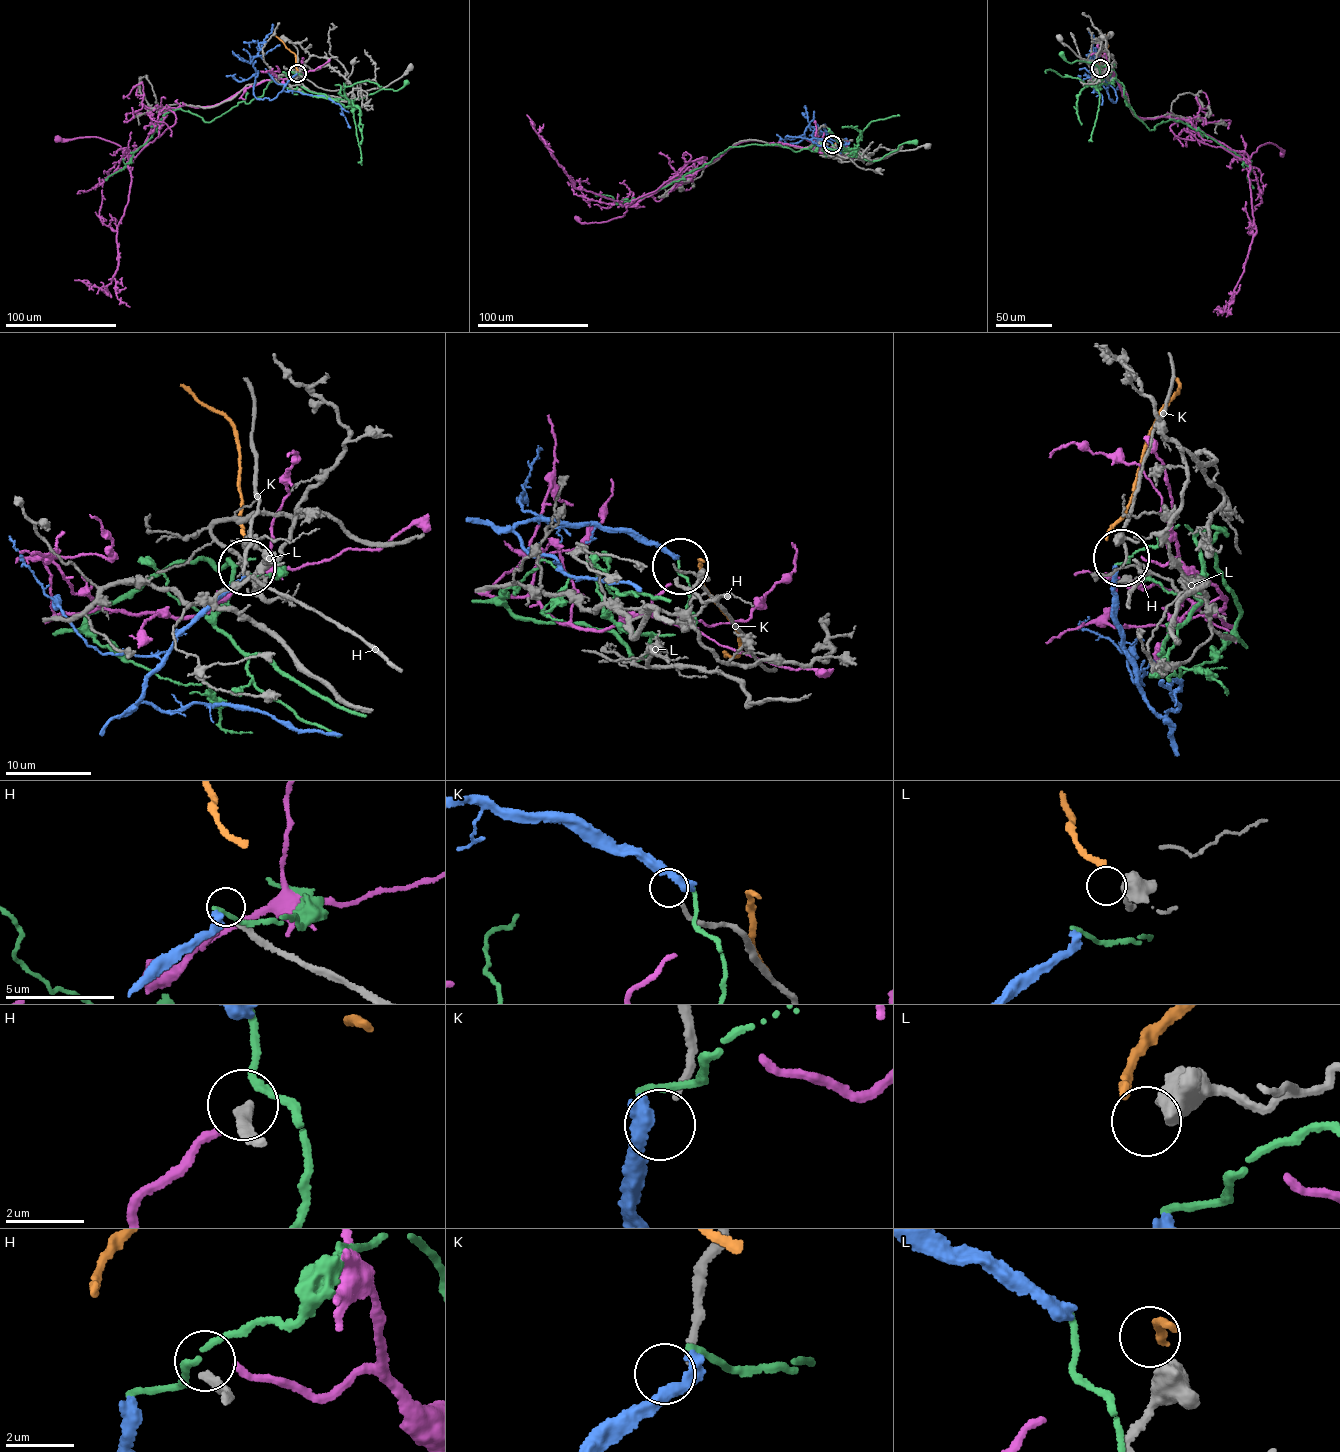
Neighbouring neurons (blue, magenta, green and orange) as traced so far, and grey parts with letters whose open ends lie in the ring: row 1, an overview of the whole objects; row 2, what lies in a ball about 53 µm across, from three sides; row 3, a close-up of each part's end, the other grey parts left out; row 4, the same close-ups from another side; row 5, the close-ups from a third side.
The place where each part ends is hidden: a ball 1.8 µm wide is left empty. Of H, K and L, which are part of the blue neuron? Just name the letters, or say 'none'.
none

